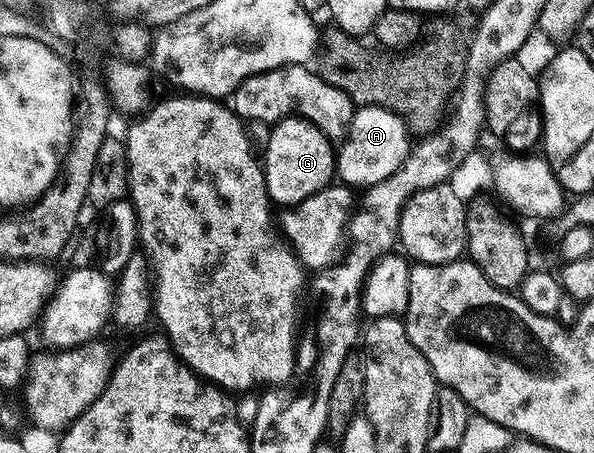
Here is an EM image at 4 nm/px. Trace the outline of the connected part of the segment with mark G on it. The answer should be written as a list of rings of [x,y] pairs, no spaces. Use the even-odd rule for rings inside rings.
[[[290,116],[281,119],[272,127],[269,139],[265,142],[265,158],[263,157],[263,169],[265,172],[265,187],[269,193],[270,203],[281,205],[281,208],[297,206],[303,200],[307,200],[312,194],[319,194],[321,190],[330,185],[335,178],[335,146],[330,142],[315,124],[311,124],[305,118]]]

